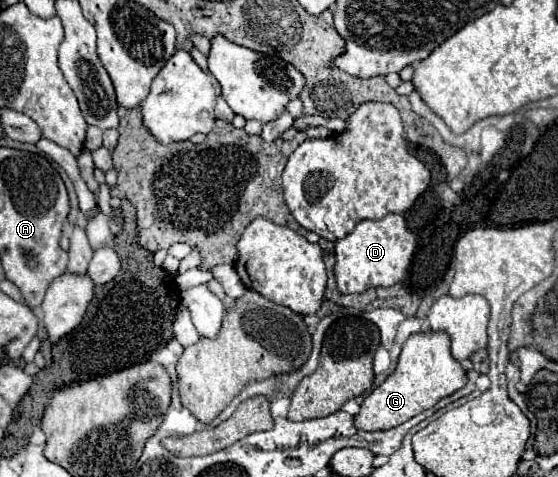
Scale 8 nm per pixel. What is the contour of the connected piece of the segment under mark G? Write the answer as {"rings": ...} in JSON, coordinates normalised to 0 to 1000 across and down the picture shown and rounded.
{"rings":[[[765,692],[737,700],[722,721],[708,780],[654,830],[647,864],[636,872],[636,893],[643,901],[708,897],[751,864],[780,851],[790,834],[819,822],[833,805],[837,784],[823,755],[815,755],[808,742],[808,709],[801,696]]]}

